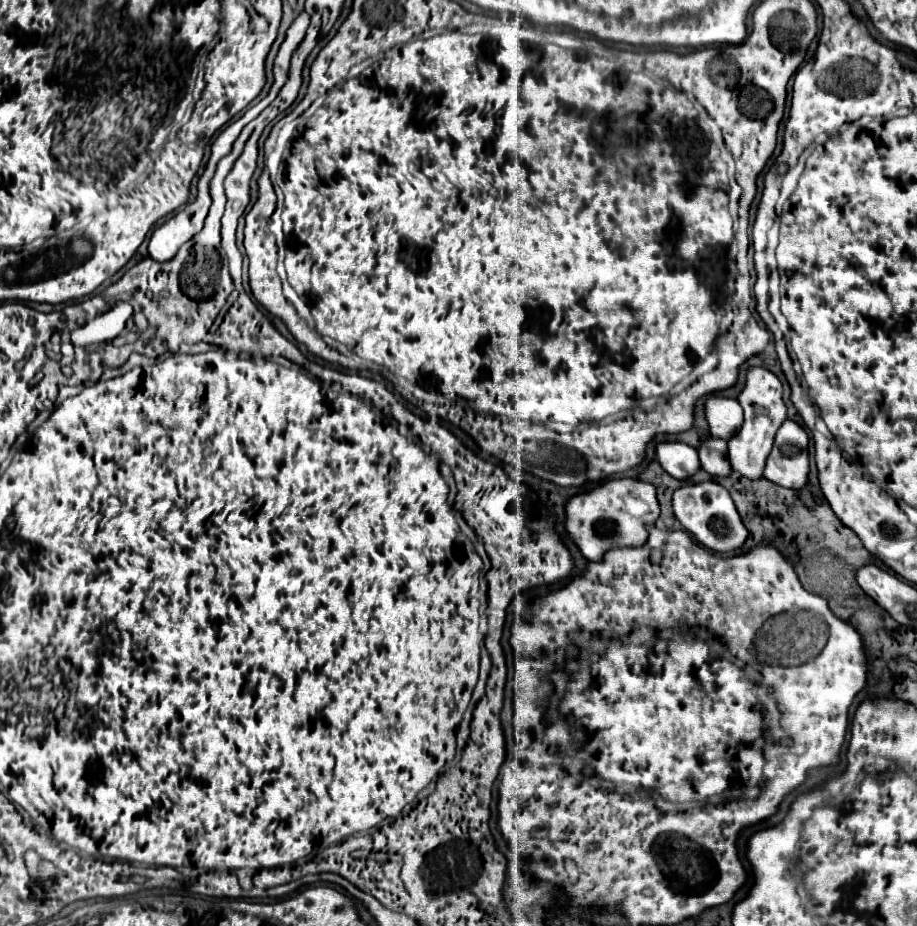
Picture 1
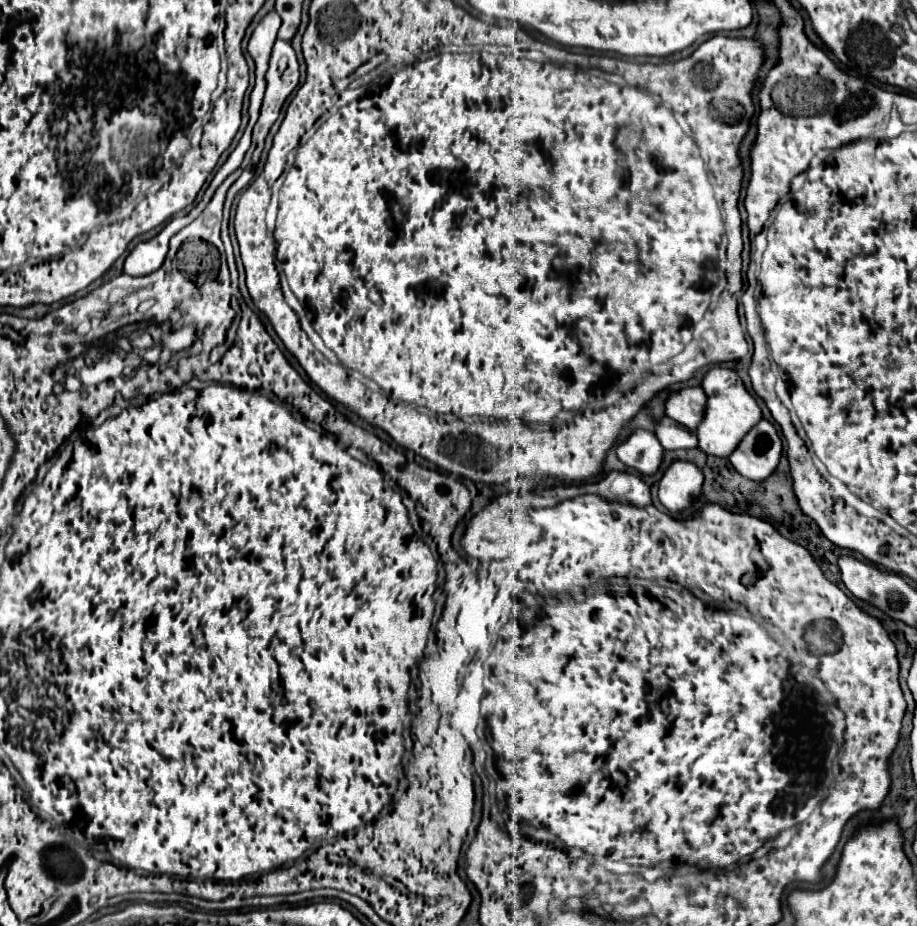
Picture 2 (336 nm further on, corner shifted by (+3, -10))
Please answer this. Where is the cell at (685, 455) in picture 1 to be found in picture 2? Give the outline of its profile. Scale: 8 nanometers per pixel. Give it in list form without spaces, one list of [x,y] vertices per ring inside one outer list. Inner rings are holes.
[[[635,430],[623,444],[617,446],[617,456],[623,464],[651,476],[659,470],[663,462],[663,448],[653,432]]]

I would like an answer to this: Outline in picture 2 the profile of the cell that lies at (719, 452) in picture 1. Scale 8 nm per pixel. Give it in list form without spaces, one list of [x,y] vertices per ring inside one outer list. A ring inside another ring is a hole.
[[[661,418],[655,428],[655,436],[659,438],[665,450],[681,450],[681,448],[697,448],[695,432],[683,428],[671,418]]]

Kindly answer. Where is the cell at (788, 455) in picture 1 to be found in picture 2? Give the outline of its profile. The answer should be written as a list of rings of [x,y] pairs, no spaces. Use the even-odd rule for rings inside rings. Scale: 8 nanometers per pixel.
[[[761,420],[745,436],[745,440],[741,440],[737,452],[729,456],[729,462],[741,476],[753,482],[763,482],[777,470],[781,452],[783,444],[775,426],[767,420]]]

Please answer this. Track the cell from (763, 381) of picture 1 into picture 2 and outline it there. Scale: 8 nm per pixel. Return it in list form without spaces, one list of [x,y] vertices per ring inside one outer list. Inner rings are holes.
[[[711,368],[703,378],[703,390],[707,394],[707,410],[703,422],[697,428],[699,448],[709,456],[729,458],[745,438],[745,432],[749,432],[763,418],[761,408],[745,388],[743,380],[731,368]]]

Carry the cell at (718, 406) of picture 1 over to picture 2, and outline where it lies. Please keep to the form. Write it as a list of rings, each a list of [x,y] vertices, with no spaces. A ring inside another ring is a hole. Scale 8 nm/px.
[[[683,388],[671,394],[671,398],[665,404],[667,408],[665,412],[669,418],[677,420],[685,428],[697,430],[705,416],[705,404],[707,404],[707,396],[701,388]]]

